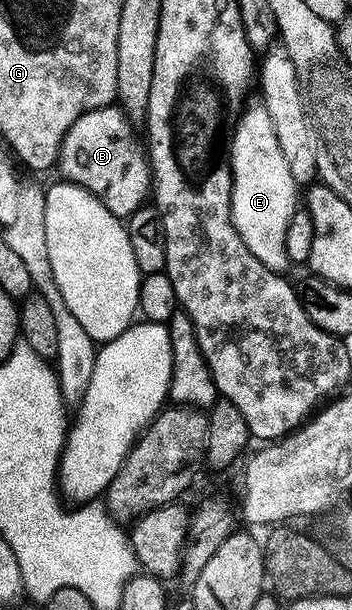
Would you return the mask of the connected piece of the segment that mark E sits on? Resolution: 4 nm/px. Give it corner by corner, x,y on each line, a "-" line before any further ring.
261,103
251,105
239,117
235,134
231,137
231,222
237,227
237,235
265,263
265,267
283,271
289,265
285,239
289,223
297,212
295,188
297,182
285,163
281,143
277,143
277,131
269,119
269,111

